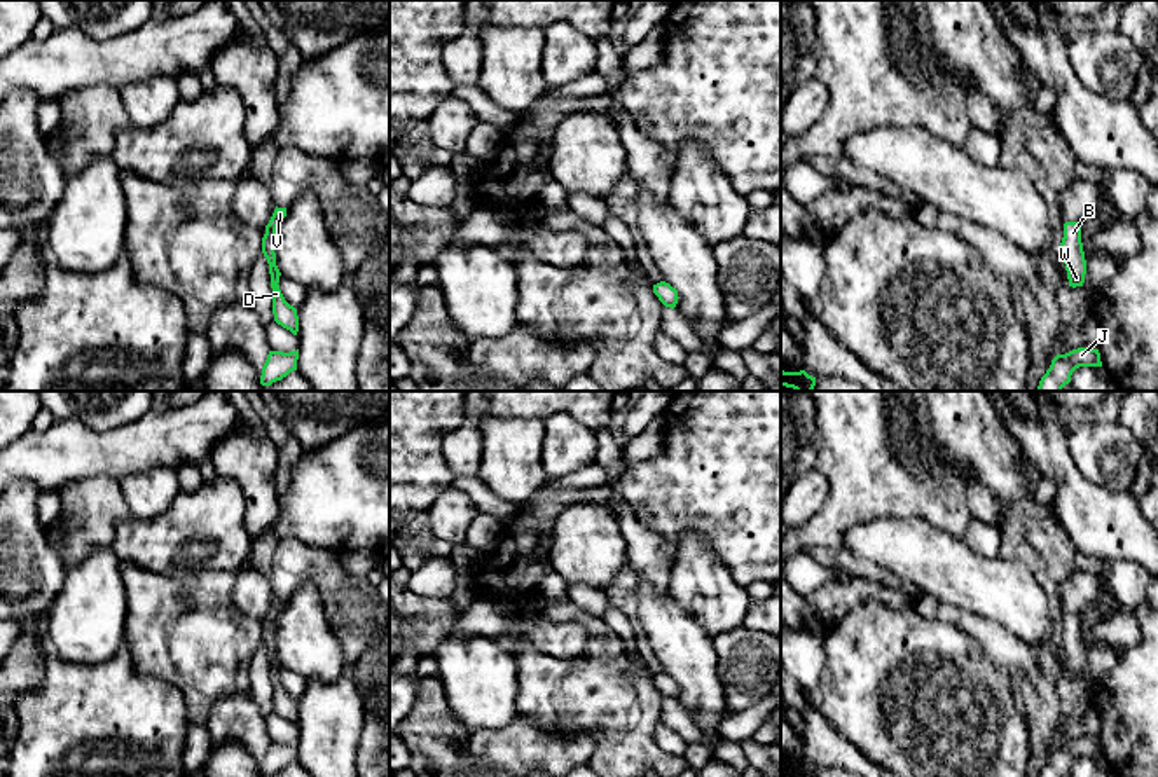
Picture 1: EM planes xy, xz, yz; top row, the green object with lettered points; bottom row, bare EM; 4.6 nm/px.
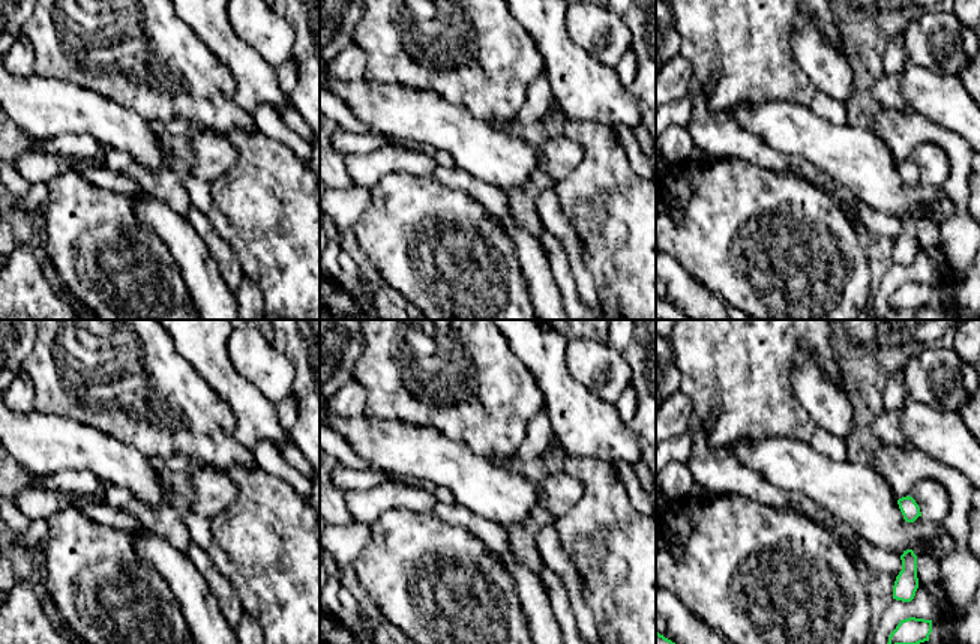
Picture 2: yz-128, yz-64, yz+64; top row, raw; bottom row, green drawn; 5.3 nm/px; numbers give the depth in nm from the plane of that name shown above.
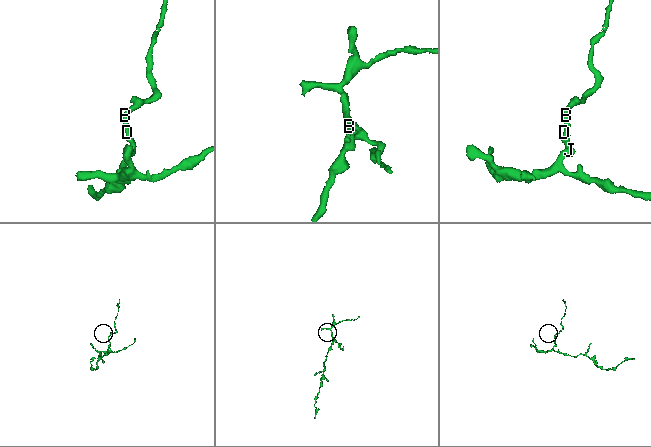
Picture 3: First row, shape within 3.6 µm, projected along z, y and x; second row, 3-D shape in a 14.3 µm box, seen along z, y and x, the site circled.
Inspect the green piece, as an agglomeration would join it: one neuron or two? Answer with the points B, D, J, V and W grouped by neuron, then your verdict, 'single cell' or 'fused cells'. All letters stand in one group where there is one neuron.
B D J V W; single cell

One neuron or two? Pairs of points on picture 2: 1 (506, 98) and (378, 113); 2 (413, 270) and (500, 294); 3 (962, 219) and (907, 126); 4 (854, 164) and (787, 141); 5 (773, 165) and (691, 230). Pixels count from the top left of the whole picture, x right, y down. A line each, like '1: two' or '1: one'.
1: two
2: one
3: one
4: one
5: two

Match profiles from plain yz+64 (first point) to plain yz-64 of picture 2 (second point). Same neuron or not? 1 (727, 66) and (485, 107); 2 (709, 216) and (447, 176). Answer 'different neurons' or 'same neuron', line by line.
1: same neuron
2: different neurons

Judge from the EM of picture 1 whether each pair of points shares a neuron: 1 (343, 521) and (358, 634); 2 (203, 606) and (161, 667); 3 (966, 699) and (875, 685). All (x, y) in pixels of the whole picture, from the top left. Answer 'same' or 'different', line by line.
1: different
2: same
3: same

